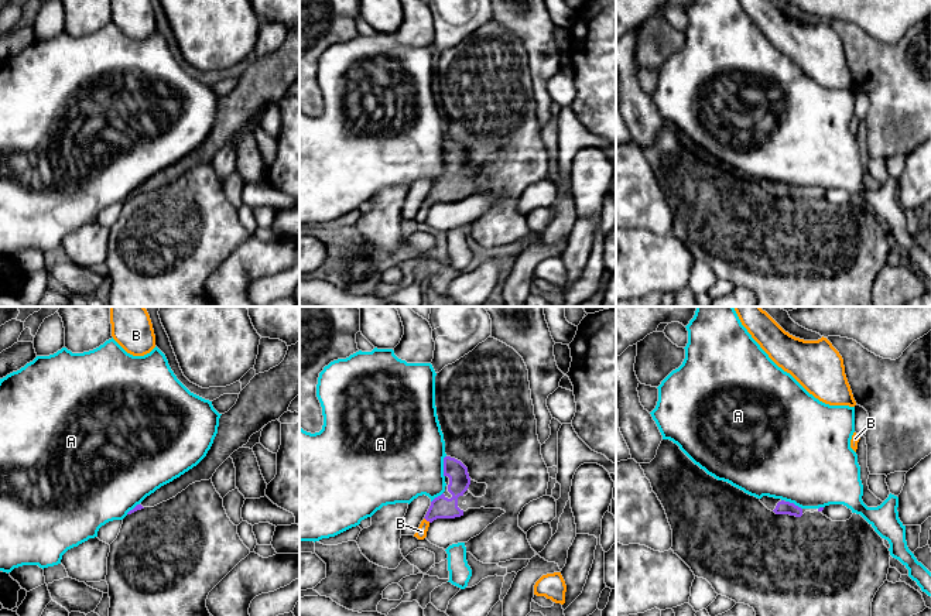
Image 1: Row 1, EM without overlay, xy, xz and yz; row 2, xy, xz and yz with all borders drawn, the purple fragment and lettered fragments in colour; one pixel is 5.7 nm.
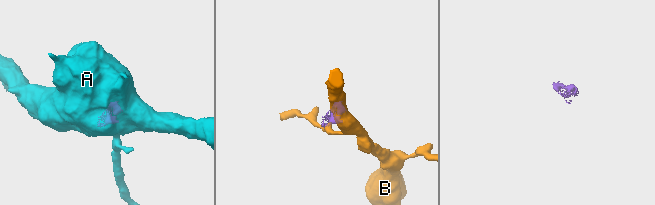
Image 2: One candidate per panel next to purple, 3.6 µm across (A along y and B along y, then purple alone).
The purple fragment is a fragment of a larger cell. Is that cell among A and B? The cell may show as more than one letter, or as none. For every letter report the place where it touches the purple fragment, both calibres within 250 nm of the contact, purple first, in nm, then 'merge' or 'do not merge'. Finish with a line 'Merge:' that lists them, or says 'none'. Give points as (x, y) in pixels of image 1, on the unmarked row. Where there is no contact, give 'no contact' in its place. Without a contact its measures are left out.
A: meets purple in xz at (444, 150); 130 nm thick on the purple side, 480 nm on the other; do not merge
B: meets purple in xz at (427, 204); 130 nm thick on the purple side, 60 nm on the other; do not merge
Merge: none

